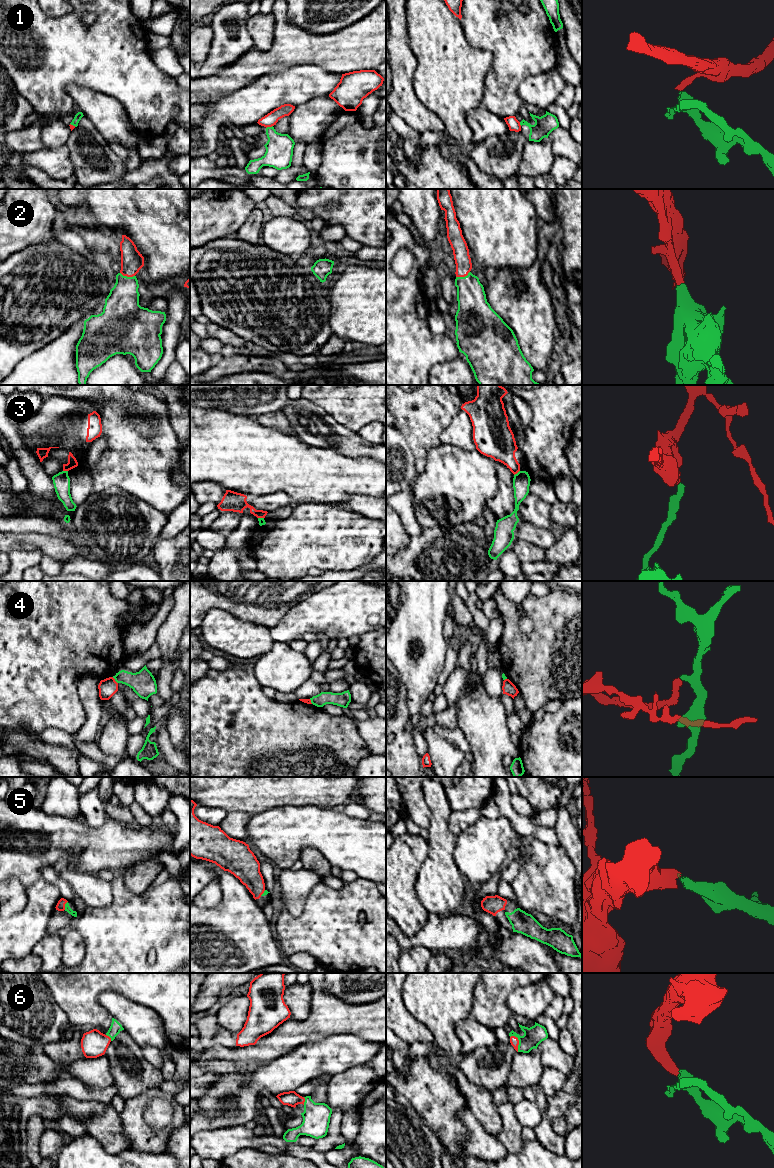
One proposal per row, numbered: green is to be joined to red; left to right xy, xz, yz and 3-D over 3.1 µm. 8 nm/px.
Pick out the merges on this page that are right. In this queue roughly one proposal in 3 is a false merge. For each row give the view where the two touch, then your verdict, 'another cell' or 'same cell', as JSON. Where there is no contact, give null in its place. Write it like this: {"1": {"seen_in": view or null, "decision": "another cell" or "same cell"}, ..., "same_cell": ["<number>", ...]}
{"1": {"seen_in": "xz", "decision": "another cell"}, "2": {"seen_in": "xy", "decision": "same cell"}, "3": {"seen_in": "yz", "decision": "another cell"}, "4": {"seen_in": "xy", "decision": "another cell"}, "5": {"seen_in": "xy", "decision": "same cell"}, "6": {"seen_in": "yz", "decision": "same cell"}, "same_cell": ["2", "5", "6"]}

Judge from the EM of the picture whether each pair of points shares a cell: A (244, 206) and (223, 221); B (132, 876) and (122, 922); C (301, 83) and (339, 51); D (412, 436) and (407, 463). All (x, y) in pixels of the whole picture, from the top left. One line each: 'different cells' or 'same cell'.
A: same cell
B: different cells
C: different cells
D: different cells

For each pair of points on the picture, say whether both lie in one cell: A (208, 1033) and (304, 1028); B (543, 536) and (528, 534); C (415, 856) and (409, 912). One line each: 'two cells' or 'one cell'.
A: two cells
B: one cell
C: one cell

